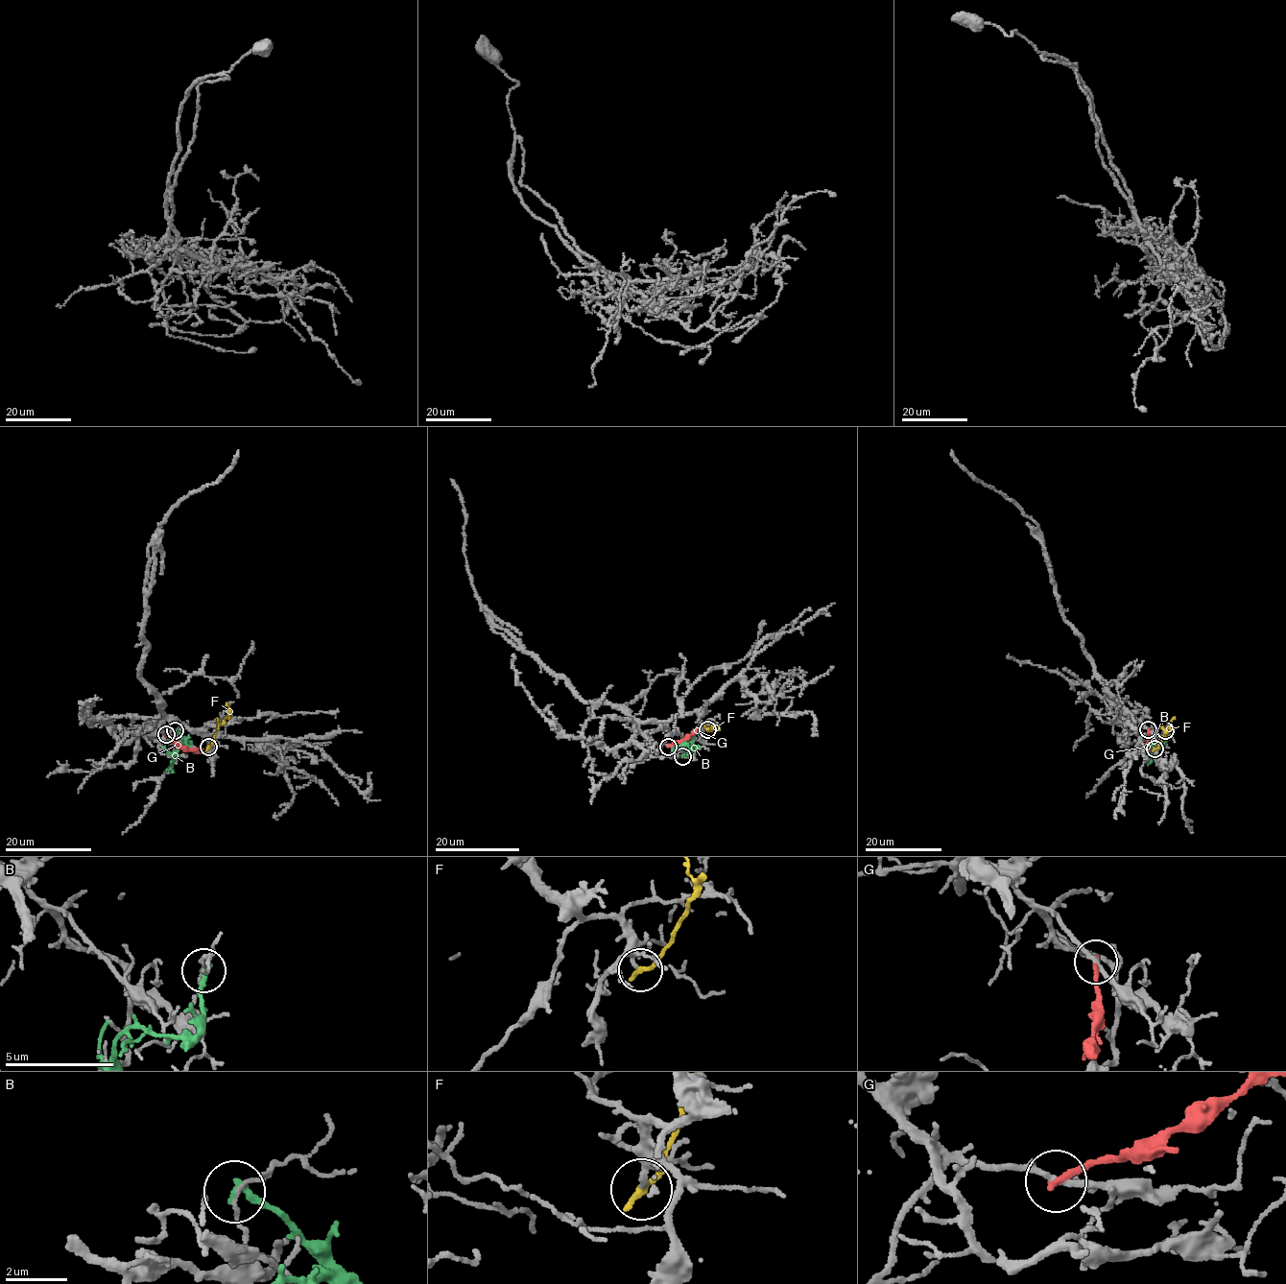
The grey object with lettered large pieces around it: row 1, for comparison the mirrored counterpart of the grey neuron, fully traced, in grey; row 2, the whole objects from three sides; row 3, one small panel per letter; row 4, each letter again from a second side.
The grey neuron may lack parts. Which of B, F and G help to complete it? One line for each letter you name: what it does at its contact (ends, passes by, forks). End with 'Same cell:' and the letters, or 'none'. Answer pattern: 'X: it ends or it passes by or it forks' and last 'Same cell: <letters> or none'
Same cell: none

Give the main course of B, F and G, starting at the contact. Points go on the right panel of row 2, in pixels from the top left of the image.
B: (1165, 730), (1161, 741), (1150, 743), (1151, 762)
F: (1155, 748), (1168, 722), (1175, 717)
G: (1148, 729), (1146, 748)

